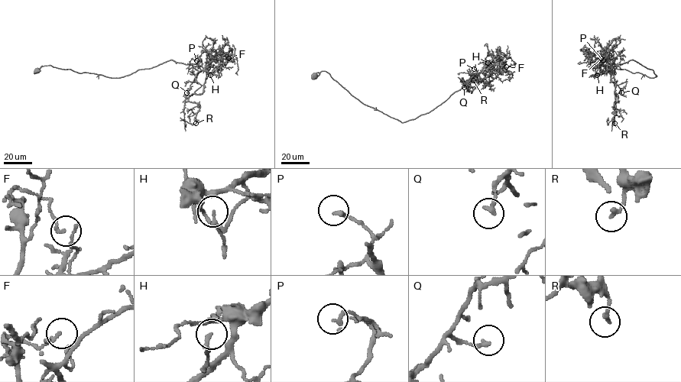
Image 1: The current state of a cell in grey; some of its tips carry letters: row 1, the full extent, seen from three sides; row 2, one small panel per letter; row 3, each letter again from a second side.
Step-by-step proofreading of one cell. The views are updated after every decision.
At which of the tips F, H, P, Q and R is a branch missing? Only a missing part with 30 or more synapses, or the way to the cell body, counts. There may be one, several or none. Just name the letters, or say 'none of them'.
none of them

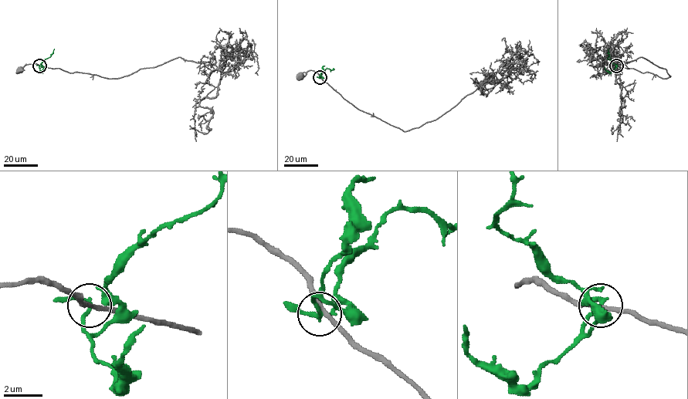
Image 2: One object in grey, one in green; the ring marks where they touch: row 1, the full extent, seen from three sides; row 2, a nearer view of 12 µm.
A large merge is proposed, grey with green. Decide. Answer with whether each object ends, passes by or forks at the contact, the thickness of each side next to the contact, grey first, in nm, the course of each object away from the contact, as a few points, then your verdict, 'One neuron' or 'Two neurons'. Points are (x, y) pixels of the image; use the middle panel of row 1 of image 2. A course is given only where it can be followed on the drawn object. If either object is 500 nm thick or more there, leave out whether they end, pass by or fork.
At the ring grey passes by. At the ring green passes by. Thickness 200 nm (grey) against 190 nm. Course of grey: (320, 77), (315, 71), (309, 70), (301, 76). Course of green: (320, 78), (327, 69), (334, 69). Two neurons

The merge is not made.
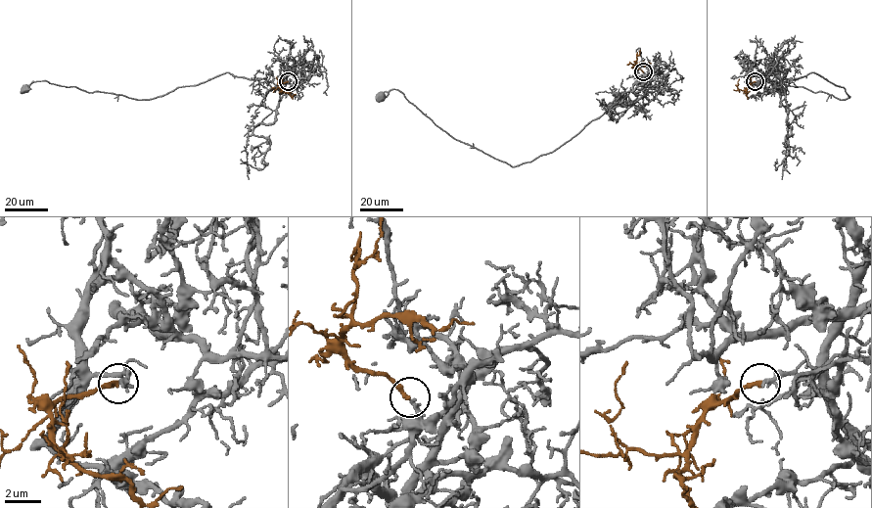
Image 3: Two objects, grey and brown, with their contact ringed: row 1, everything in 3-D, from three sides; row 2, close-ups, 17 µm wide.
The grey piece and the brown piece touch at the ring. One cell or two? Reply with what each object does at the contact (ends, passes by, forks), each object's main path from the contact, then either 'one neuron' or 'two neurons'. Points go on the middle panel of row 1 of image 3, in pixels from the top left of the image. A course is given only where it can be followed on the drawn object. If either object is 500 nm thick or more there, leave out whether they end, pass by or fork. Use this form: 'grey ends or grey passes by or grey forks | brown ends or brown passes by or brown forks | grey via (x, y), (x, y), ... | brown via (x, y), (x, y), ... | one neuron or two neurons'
grey passes by | brown ends | grey via (643, 72), (631, 89), (579, 132), (551, 152), (516, 166), (455, 140), (399, 90), (391, 89), (382, 97) | brown via (643, 71), (635, 66), (637, 56) | one neuron

